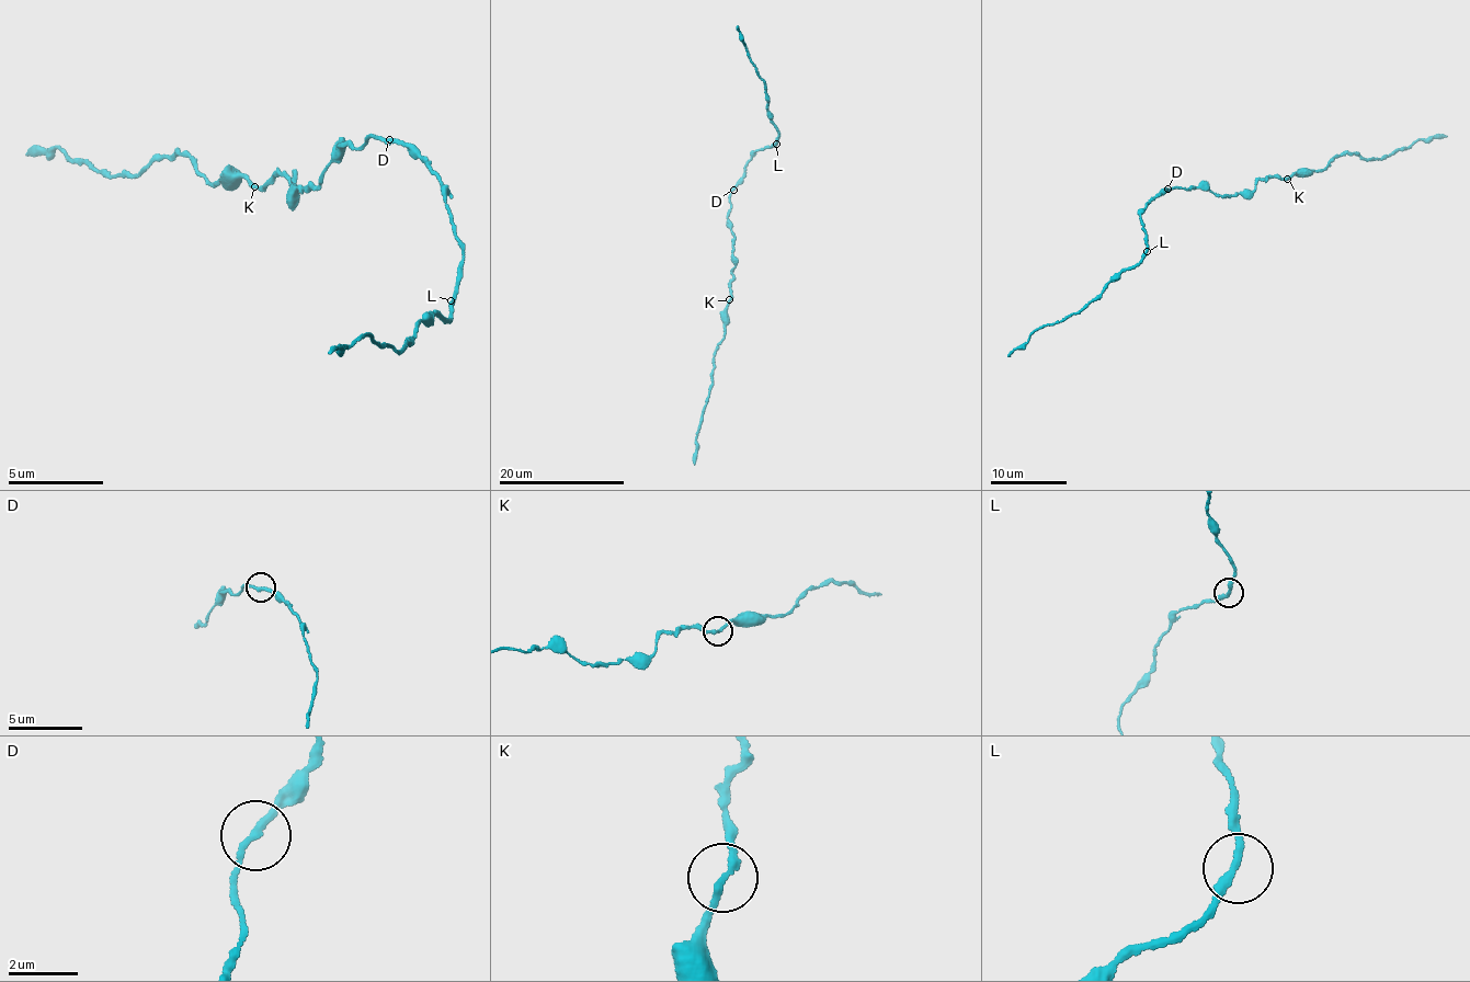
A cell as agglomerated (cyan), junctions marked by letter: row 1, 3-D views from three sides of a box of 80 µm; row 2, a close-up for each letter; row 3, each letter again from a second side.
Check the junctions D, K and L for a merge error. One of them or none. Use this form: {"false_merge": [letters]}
{"false_merge": []}

